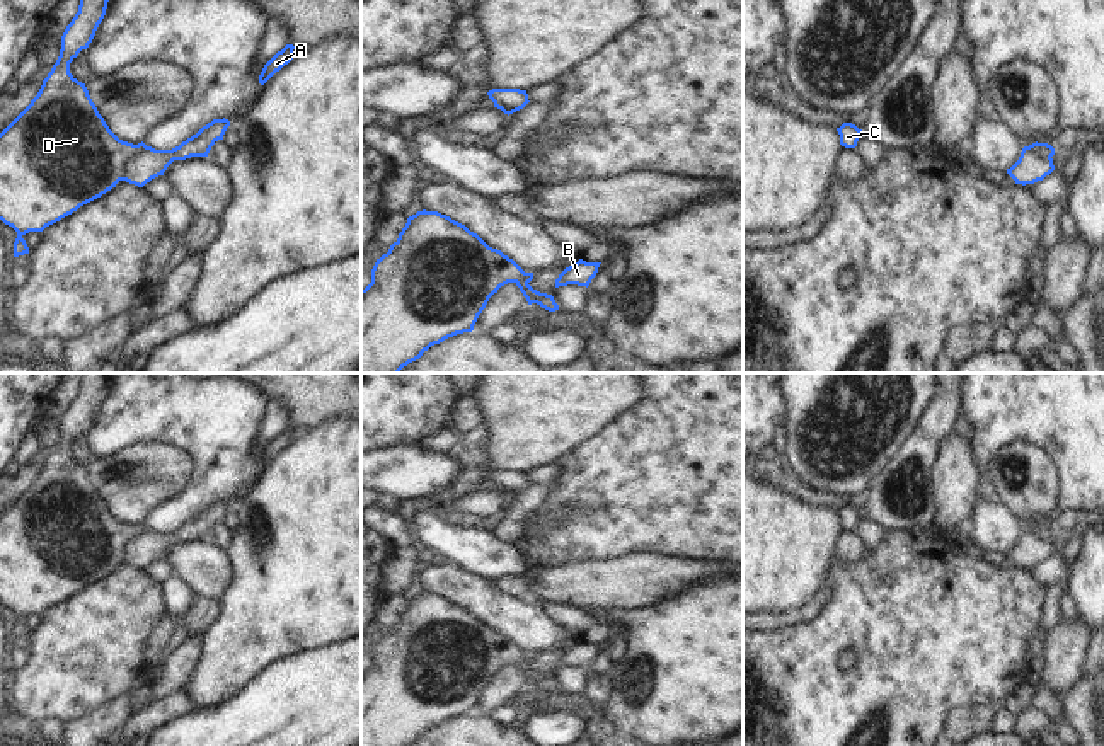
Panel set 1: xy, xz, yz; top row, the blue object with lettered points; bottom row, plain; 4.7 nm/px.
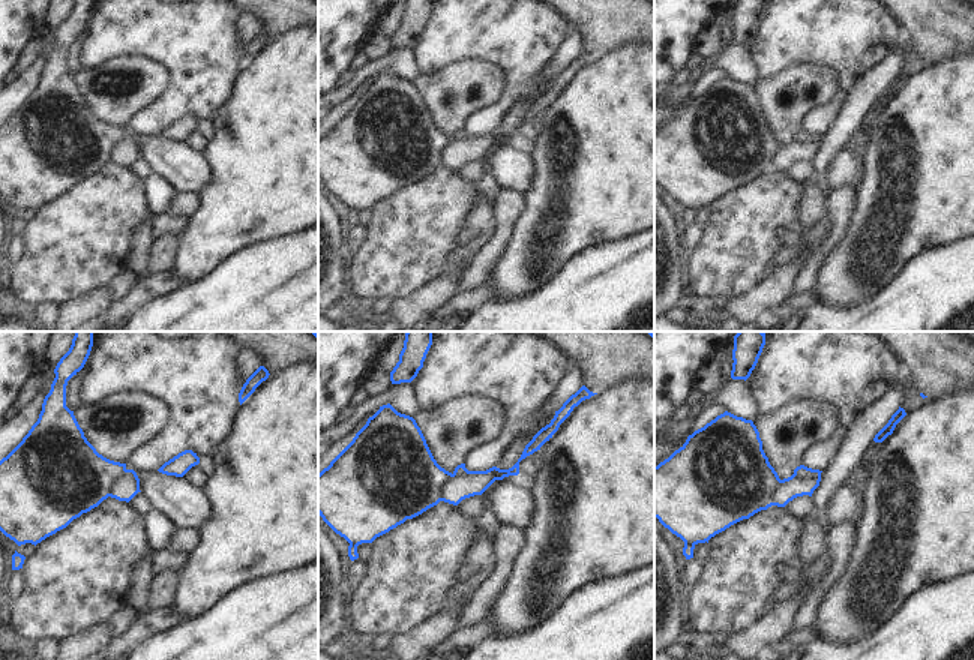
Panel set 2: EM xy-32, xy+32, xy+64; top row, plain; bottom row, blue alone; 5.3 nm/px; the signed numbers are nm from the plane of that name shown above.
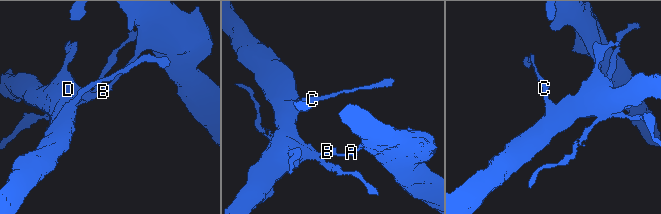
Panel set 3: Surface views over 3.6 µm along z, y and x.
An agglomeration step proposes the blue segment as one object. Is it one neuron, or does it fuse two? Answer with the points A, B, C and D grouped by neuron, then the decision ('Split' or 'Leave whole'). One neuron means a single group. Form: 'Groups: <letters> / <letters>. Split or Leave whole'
Groups: A B / C D. Split

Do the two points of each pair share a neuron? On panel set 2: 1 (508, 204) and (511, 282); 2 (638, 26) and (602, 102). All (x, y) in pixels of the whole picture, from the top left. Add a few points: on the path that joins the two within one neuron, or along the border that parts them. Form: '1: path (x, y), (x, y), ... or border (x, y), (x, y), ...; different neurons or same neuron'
1: border (523, 206), (511, 237), (490, 269); different neurons
2: border (638, 41), (616, 45), (599, 57); different neurons

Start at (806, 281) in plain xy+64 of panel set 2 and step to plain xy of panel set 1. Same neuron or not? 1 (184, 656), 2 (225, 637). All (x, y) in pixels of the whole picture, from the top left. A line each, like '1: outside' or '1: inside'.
1: inside
2: outside

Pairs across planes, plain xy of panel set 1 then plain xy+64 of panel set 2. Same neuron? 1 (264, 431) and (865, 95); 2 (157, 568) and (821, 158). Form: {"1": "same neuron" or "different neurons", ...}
{"1": "same neuron", "2": "different neurons"}

